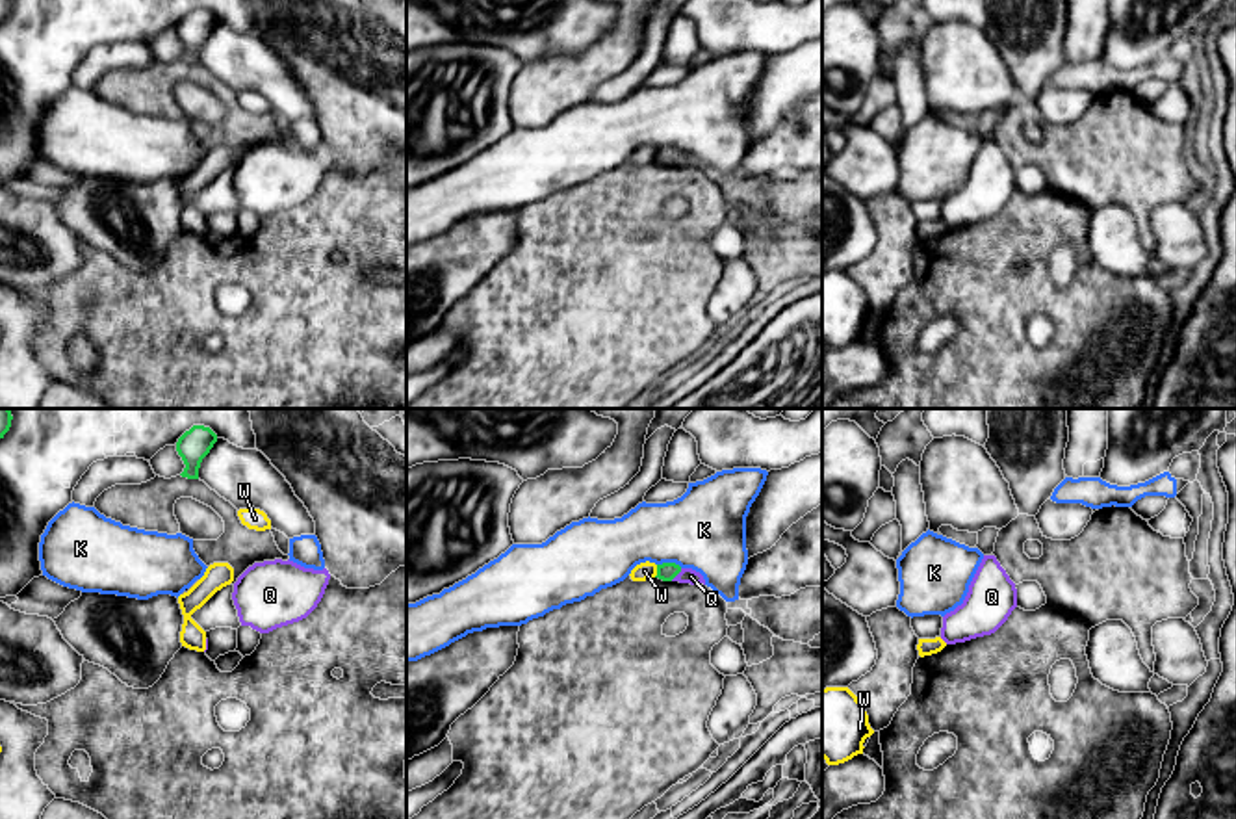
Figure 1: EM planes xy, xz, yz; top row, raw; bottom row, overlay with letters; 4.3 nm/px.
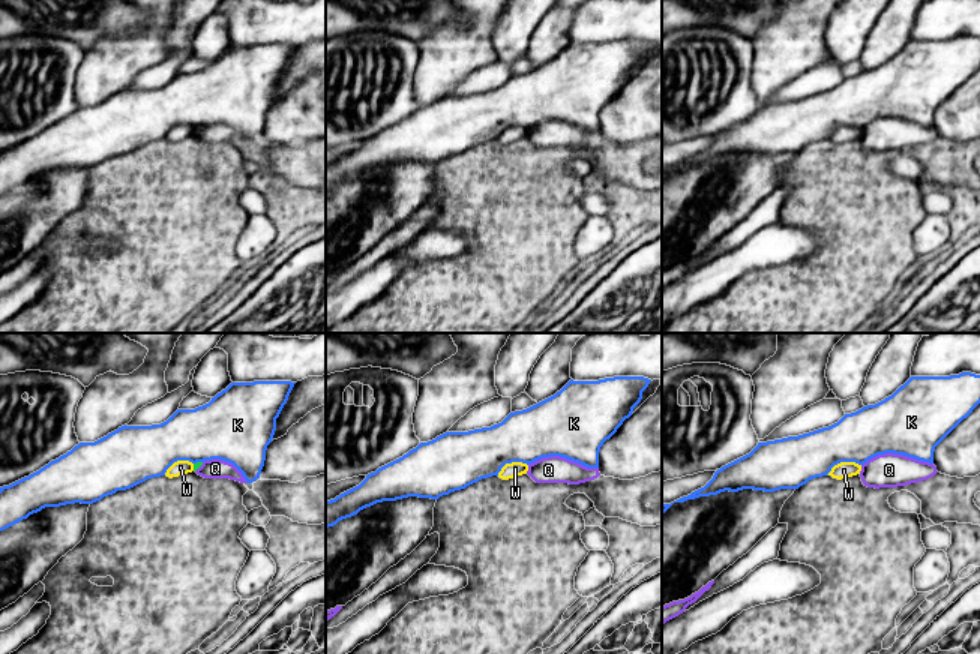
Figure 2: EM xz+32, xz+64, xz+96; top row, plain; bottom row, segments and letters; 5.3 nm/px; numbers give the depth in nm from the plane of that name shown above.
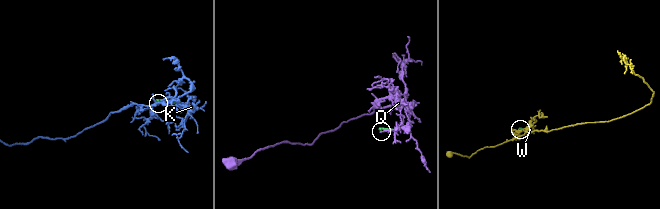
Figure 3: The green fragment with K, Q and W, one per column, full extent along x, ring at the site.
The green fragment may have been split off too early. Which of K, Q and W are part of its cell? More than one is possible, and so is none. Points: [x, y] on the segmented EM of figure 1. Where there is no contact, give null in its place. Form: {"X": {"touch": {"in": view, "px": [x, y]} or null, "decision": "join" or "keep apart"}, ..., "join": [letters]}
{"K": {"touch": {"in": "xz", "px": [670, 563]}, "decision": "keep apart"}, "Q": {"touch": {"in": "xz", "px": [676, 574]}, "decision": "keep apart"}, "W": {"touch": {"in": "xz", "px": [657, 571]}, "decision": "keep apart"}, "join": []}

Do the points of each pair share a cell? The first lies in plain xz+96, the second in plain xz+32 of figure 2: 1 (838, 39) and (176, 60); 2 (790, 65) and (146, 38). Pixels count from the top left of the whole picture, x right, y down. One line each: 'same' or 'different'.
1: different
2: same

